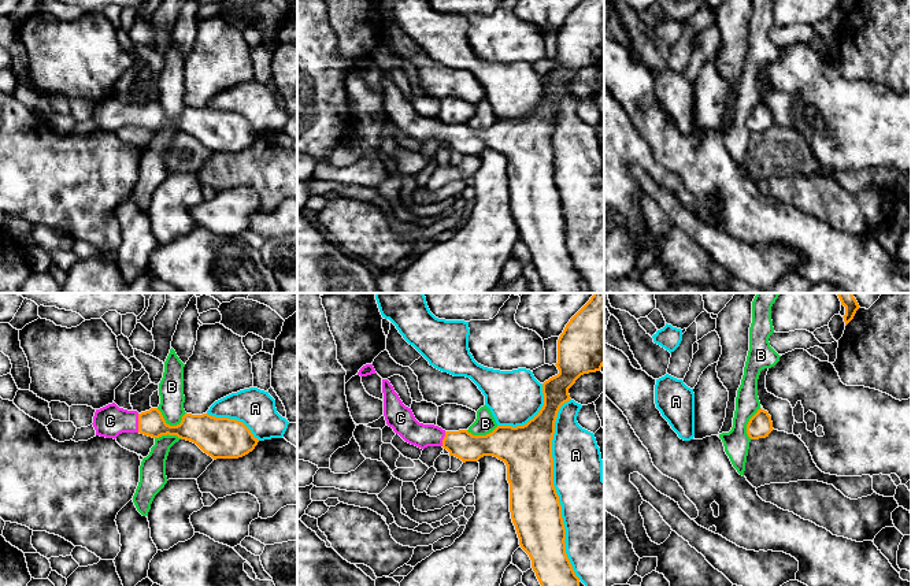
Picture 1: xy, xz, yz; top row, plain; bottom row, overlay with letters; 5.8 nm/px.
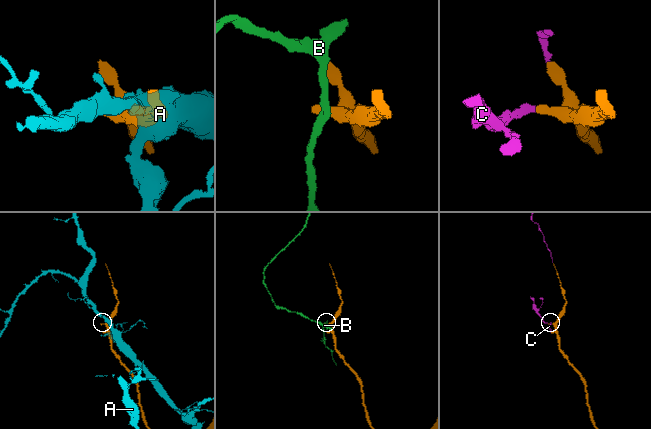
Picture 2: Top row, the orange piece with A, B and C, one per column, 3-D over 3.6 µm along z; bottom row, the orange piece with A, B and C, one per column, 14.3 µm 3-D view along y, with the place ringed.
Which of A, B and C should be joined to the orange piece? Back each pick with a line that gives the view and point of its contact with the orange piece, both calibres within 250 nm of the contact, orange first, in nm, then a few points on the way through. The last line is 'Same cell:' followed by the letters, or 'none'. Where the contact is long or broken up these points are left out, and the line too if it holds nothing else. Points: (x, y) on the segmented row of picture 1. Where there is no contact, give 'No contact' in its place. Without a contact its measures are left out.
C: Touches orange at xy (139, 423). Thickness 150 nm (orange) against 190 nm
Same cell: C

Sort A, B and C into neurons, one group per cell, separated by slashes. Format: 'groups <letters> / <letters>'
groups A / B / C

